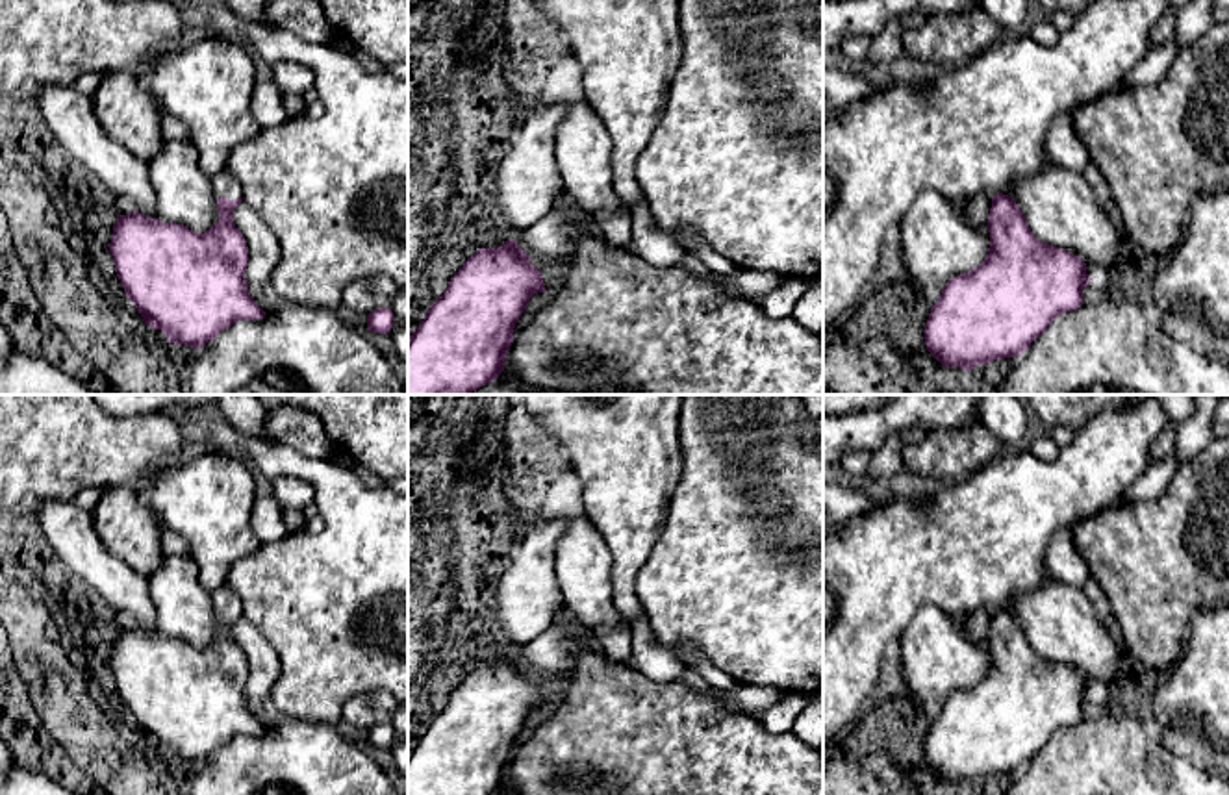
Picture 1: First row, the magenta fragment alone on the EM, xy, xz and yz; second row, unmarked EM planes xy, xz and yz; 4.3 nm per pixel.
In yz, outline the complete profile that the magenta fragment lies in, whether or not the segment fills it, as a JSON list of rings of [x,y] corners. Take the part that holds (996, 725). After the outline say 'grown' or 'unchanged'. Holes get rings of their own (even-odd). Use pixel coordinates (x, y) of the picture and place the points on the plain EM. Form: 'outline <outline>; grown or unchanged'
outline [[[999,608],[992,613],[988,647],[990,663],[984,676],[945,699],[925,741],[927,765],[942,780],[968,788],[977,780],[1023,769],[1058,730],[1084,719],[1083,704],[1090,699],[1086,678],[1036,654],[1008,610]]]; unchanged

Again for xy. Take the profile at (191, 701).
outline [[[221,586],[213,593],[213,606],[219,636],[208,647],[196,649],[184,639],[165,639],[133,626],[117,634],[109,658],[117,691],[143,738],[161,745],[169,758],[195,765],[239,736],[260,736],[267,730],[248,708],[248,662],[234,639],[234,625],[243,617],[241,599]]]; grown

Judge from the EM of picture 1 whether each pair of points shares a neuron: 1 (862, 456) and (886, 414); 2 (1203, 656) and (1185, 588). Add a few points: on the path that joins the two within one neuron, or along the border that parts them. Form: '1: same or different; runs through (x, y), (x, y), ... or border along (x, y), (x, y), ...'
1: different; border along (872, 449), (853, 449), (842, 458)
2: different; border along (1209, 606), (1192, 618), (1181, 658)

